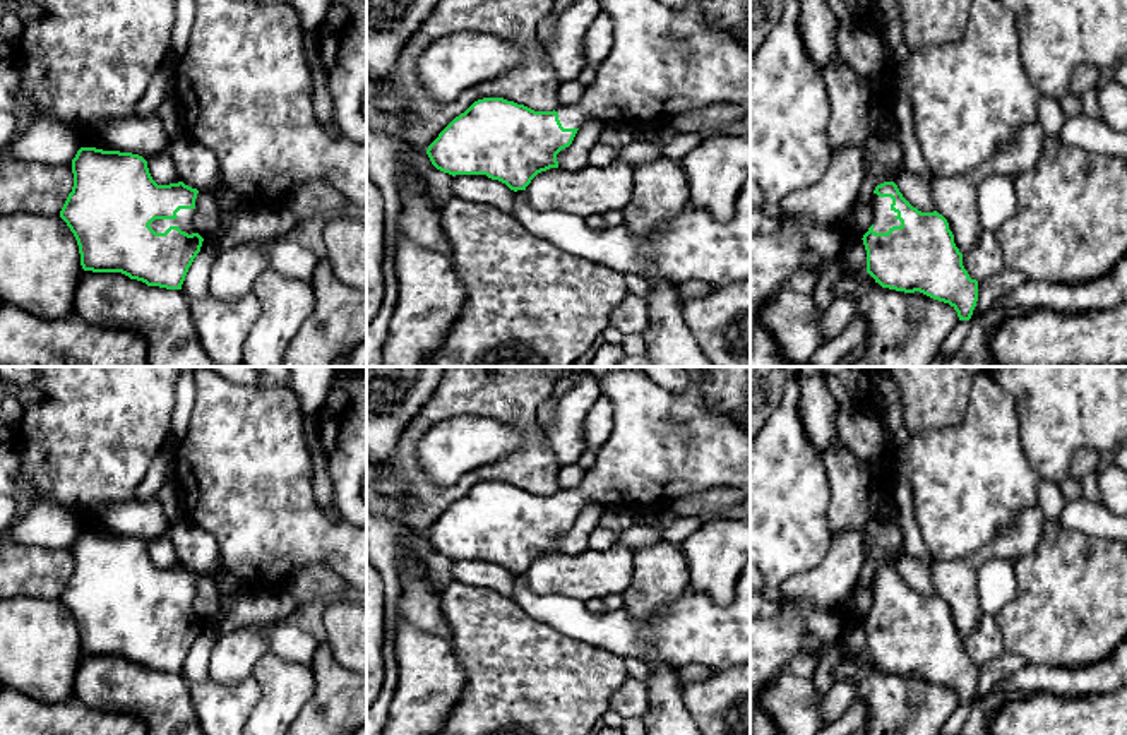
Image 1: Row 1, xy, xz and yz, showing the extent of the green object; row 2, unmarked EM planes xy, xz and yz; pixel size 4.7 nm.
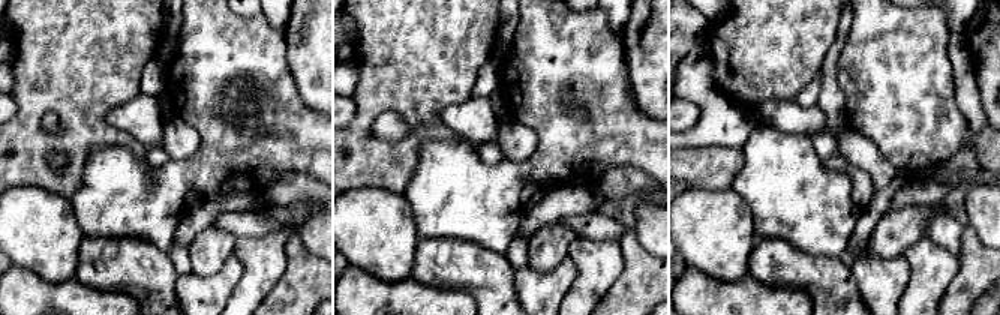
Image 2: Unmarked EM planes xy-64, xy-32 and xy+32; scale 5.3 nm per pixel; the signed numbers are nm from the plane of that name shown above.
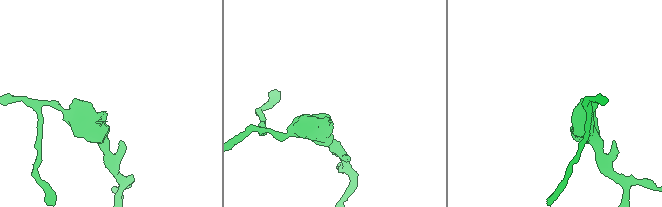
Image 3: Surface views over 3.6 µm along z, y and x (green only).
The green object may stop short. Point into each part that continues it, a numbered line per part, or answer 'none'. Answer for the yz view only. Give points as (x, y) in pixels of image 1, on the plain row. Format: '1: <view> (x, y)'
1: yz (884, 602)

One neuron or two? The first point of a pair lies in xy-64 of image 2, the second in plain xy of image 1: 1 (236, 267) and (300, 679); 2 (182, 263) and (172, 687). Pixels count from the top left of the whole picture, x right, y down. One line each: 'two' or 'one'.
1: two
2: two

